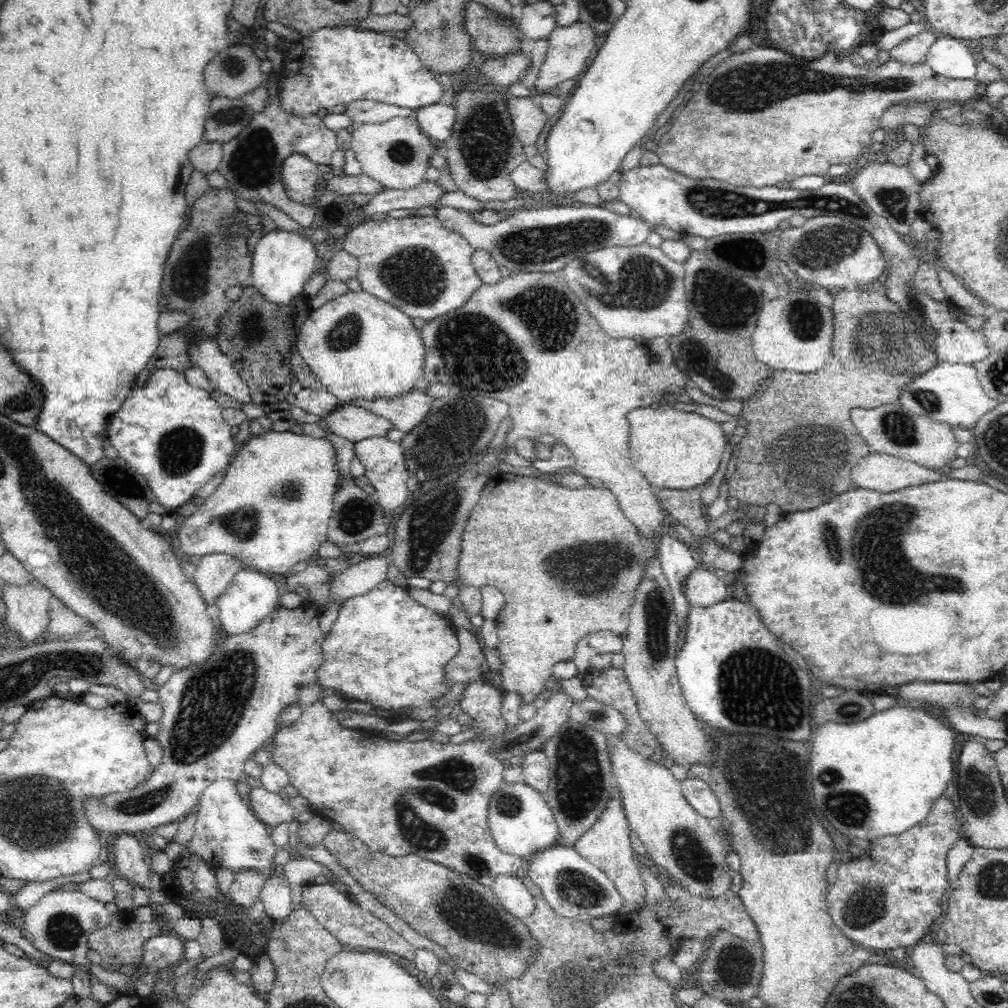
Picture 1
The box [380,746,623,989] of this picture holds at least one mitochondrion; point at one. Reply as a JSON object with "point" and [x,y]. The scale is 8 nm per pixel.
{"point":[445,785]}

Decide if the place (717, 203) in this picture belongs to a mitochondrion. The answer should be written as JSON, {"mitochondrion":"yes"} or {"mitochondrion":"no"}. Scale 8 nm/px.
{"mitochondrion":"yes"}

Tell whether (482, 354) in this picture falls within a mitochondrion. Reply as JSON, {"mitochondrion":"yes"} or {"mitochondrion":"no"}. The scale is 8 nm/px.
{"mitochondrion":"yes"}

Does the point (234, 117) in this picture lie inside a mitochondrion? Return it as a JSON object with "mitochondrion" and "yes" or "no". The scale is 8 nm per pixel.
{"mitochondrion":"yes"}

